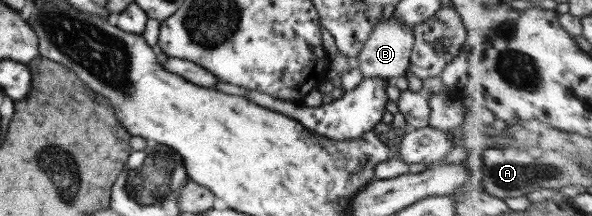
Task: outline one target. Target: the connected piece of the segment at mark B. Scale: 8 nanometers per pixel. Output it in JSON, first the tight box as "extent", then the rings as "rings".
{"extent":[356,18,412,81],"rings":[[[392,18],[380,20],[356,56],[357,68],[364,79],[393,81],[406,73],[412,48],[410,27],[396,23]]]}

